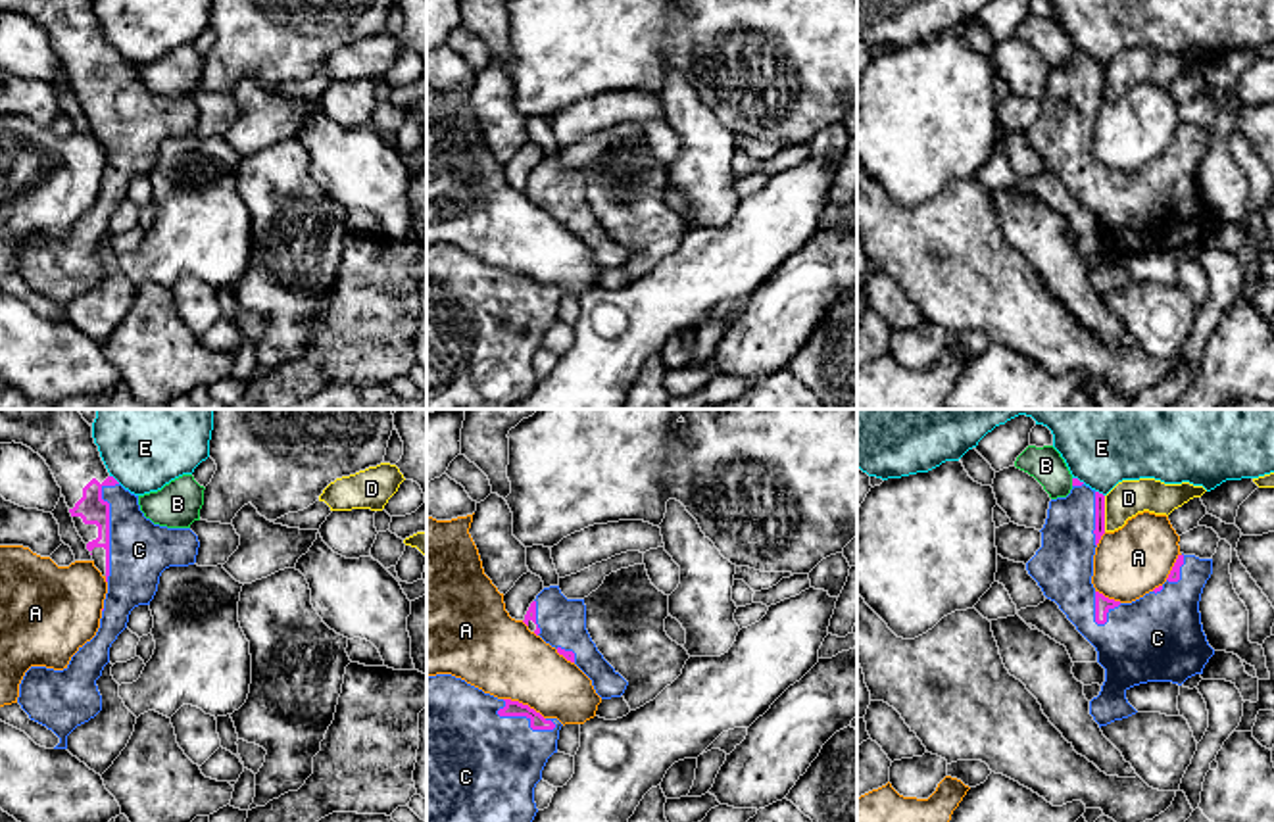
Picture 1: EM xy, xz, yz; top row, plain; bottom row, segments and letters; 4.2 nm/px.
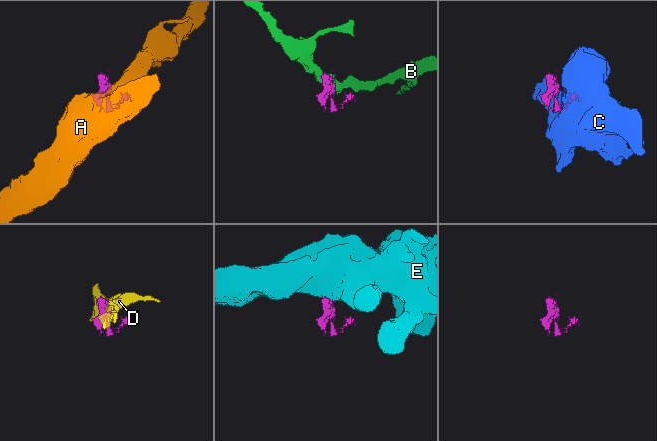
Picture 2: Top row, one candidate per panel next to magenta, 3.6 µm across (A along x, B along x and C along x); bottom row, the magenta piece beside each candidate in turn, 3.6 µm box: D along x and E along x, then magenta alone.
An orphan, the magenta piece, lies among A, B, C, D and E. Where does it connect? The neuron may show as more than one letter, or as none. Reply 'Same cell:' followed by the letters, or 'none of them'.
Same cell: C

